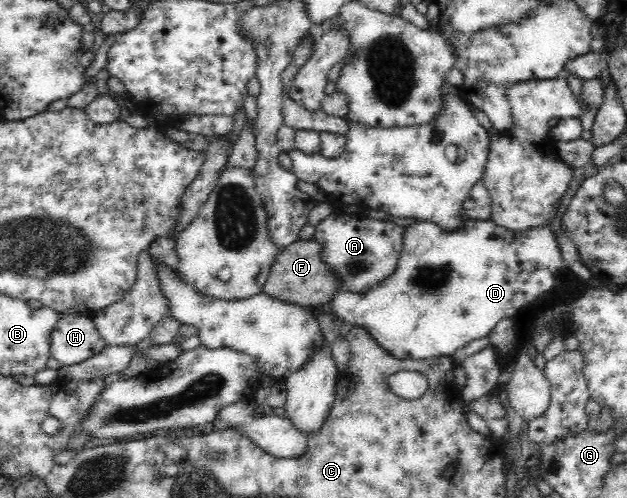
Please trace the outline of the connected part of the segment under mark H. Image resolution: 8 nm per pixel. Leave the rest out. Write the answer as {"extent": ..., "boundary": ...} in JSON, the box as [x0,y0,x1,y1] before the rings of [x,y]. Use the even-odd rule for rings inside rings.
{"extent":[51,315,106,365],"boundary":[[[61,315],[51,335],[51,356],[64,365],[76,365],[98,355],[106,342],[89,316]]]}

